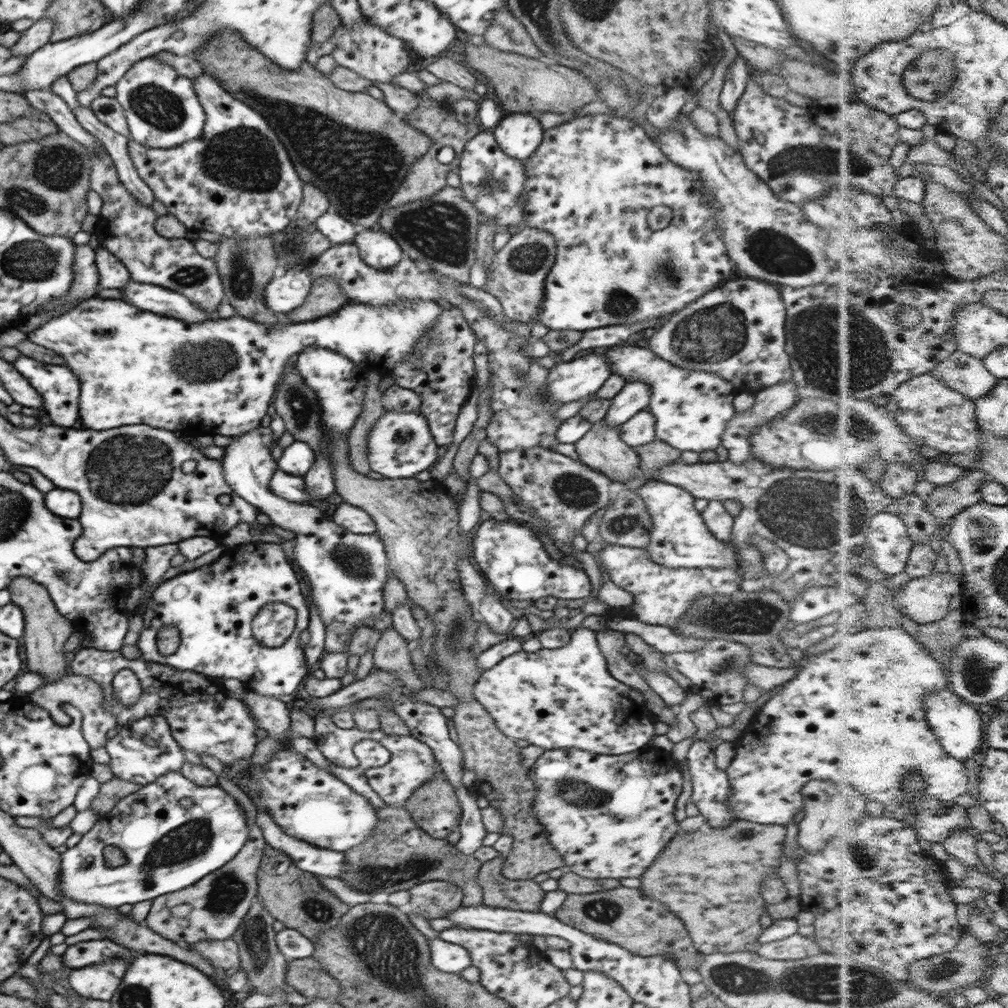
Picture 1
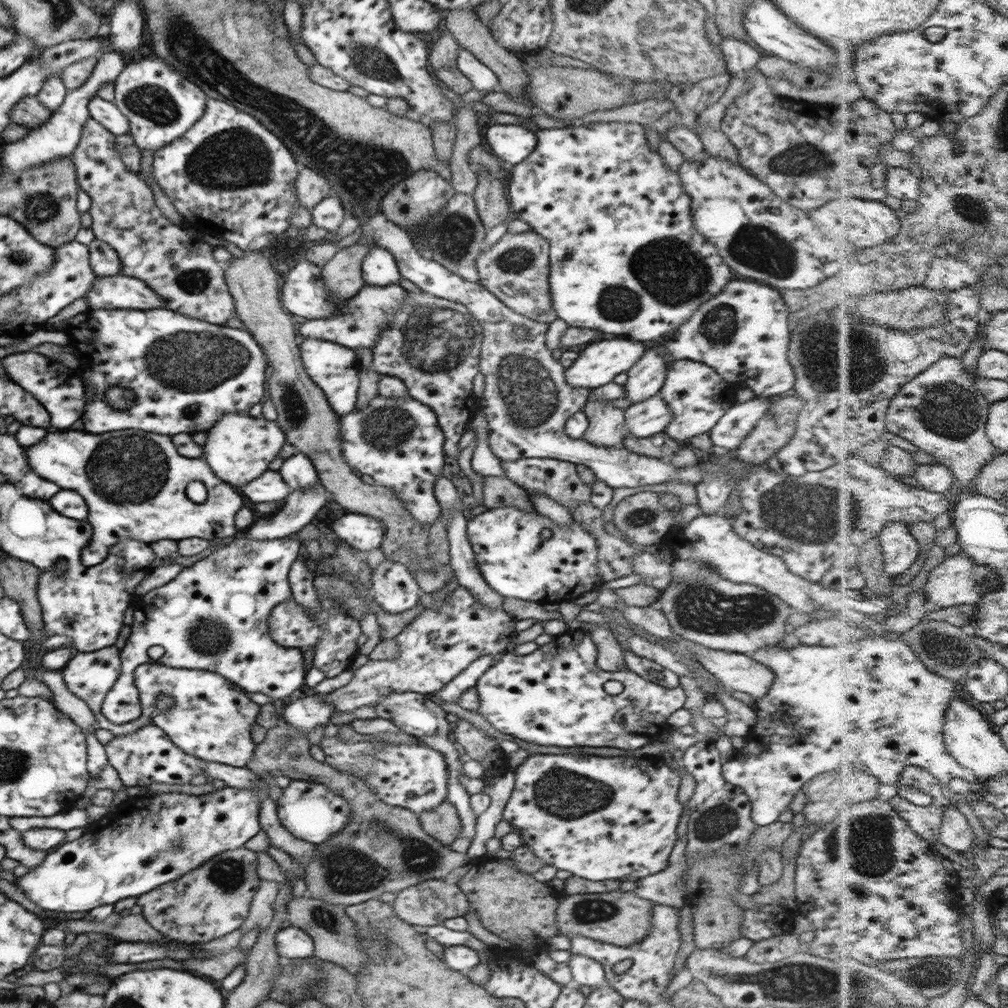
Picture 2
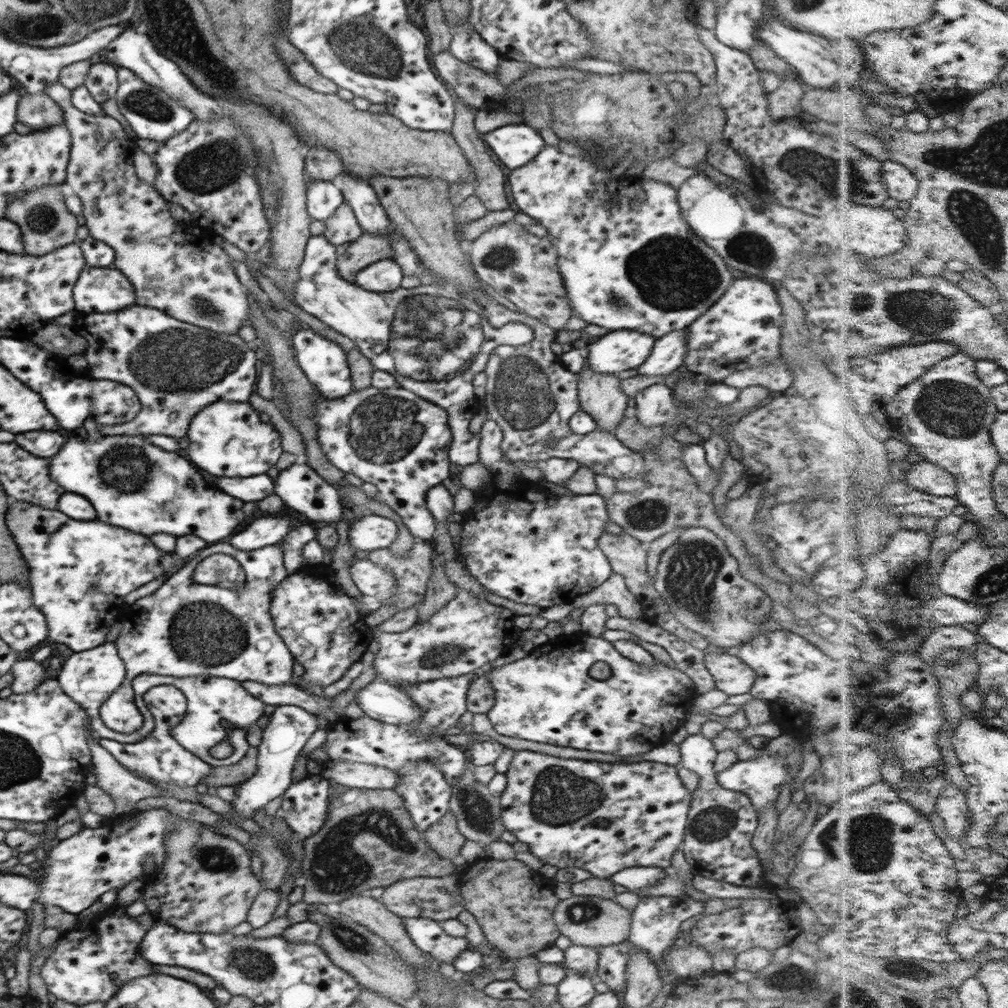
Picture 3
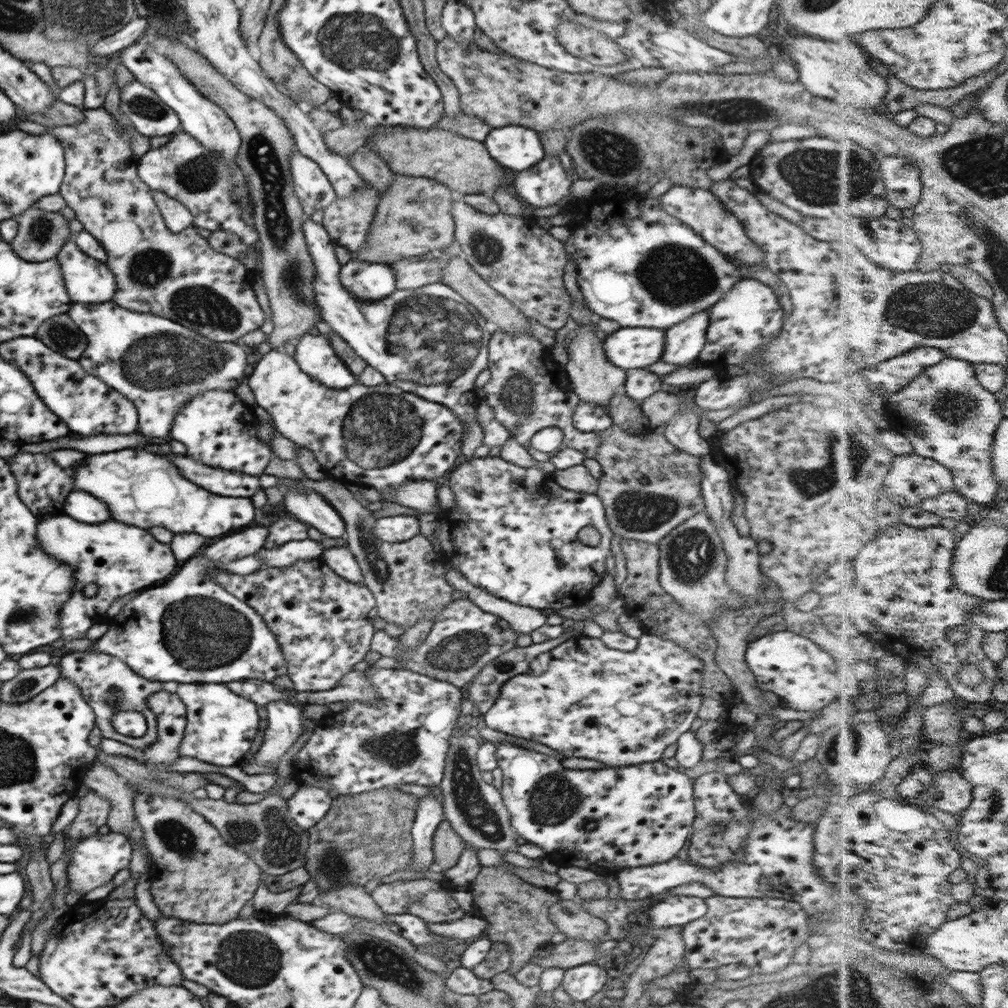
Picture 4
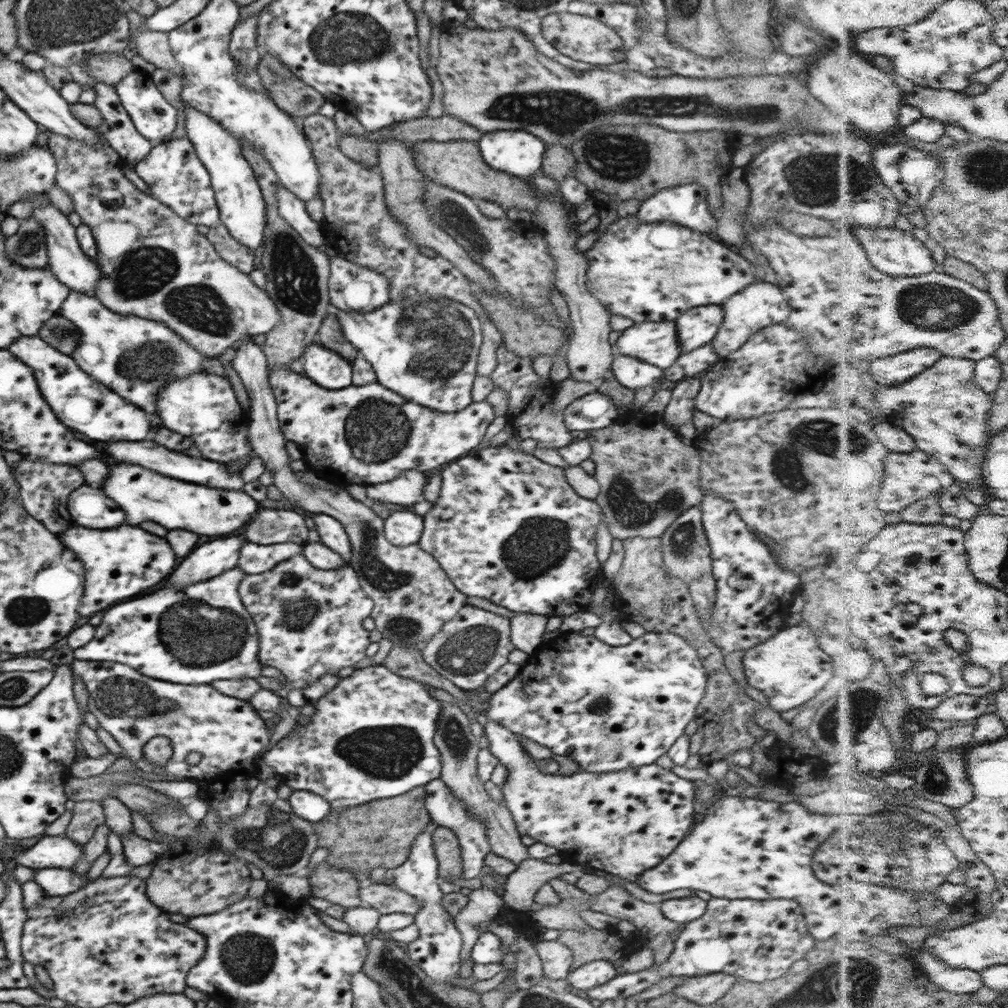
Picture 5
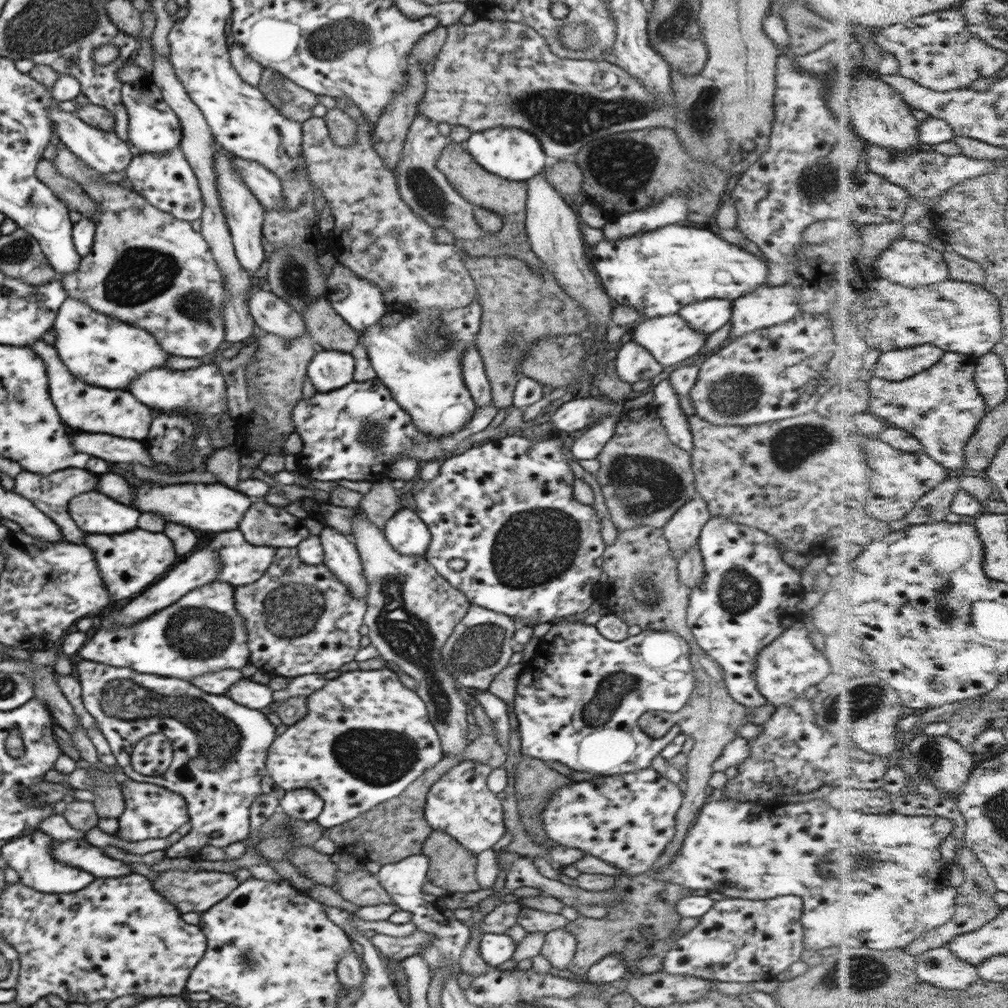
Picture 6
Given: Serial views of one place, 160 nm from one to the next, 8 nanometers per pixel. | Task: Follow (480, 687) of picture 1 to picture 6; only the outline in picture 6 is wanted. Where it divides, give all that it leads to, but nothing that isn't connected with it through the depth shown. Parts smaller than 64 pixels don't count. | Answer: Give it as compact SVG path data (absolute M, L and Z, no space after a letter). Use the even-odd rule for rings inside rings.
M564 621L563 623L552 624L550 630L546 632L546 636L542 636L541 641L534 652L534 656L525 663L521 668L521 675L517 680L517 687L514 699L514 712L519 720L519 732L521 733L521 752L536 759L560 762L564 766L568 766L573 771L592 772L592 774L601 774L603 776L612 776L616 774L626 774L638 770L648 768L659 754L674 740L677 734L681 733L678 725L673 725L671 729L661 738L654 739L647 735L638 726L638 718L648 712L648 710L664 710L664 712L678 712L685 706L686 701L690 700L693 694L697 680L693 668L691 667L690 658L693 652L690 652L690 645L686 644L687 640L680 637L678 633L670 631L654 631L644 630L636 636L629 636L622 642L613 642L603 638L600 631L594 625L587 625L580 621Z

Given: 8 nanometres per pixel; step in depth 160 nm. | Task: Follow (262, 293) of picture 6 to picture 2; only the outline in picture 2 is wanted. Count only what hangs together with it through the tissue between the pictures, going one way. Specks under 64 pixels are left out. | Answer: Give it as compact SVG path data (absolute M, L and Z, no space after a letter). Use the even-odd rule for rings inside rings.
M90 117L84 123L81 139L71 156L76 167L77 184L91 198L88 214L92 216L94 236L117 252L121 260L121 274L143 280L166 303L164 309L210 324L226 325L226 321L235 316L233 296L225 279L226 266L214 258L212 245L192 239L182 226L175 225L162 215L154 203L151 188L138 174L124 168L115 149L115 134Z

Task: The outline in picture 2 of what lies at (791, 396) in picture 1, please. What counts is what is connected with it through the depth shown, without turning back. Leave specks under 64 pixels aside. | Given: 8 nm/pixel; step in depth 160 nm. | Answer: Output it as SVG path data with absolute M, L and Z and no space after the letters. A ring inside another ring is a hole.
M757 396L754 400L731 406L709 430L713 446L737 449L770 405L764 397Z

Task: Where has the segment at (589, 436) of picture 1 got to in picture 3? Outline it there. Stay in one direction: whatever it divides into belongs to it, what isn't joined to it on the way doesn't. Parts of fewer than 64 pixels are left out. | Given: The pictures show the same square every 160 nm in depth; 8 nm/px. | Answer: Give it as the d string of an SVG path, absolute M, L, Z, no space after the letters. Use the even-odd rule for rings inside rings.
M586 360L584 366L581 368L578 377L578 396L580 401L580 408L587 412L590 416L593 416L597 422L597 434L611 434L614 432L614 426L616 428L617 424L622 420L624 414L628 413L628 399L629 396L621 389L621 380L618 379L617 374L604 374L597 373L594 369L591 369L586 365Z

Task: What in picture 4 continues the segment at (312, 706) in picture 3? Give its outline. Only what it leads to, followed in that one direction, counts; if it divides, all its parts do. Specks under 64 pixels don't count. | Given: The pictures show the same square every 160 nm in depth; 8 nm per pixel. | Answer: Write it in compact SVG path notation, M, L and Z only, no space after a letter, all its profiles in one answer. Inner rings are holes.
M258 679L232 681L225 685L236 694L254 702L257 705L267 705L277 700L293 702L293 692L280 689L272 683Z

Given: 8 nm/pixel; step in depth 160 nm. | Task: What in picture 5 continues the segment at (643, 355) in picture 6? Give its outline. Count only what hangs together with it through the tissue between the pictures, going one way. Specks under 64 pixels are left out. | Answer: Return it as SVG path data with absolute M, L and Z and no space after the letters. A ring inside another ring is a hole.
M626 355L613 358L611 372L622 386L633 392L646 386L656 387L660 378L665 374L663 369L653 364Z

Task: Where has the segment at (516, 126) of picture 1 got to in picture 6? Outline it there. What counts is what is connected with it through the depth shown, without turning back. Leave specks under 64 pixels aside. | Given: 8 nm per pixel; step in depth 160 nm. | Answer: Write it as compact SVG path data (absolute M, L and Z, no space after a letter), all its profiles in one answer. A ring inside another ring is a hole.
M494 127L473 132L463 145L474 161L487 172L511 181L527 181L543 173L546 164L550 162L540 141L533 134L519 128Z

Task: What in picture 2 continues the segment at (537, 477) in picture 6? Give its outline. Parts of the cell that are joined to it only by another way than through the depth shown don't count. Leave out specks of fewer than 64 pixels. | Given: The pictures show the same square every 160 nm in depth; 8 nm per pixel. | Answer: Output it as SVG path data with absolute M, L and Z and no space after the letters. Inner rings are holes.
M516 508L490 509L482 514L472 517L467 523L467 534L470 547L474 552L476 565L492 591L500 596L529 600L541 605L571 602L582 596L584 592L592 592L598 585L604 583L598 574L598 548L594 536L582 528L579 518L568 526L556 526L550 518L537 512L528 514ZM542 530L552 531L552 536L544 540L540 533Z

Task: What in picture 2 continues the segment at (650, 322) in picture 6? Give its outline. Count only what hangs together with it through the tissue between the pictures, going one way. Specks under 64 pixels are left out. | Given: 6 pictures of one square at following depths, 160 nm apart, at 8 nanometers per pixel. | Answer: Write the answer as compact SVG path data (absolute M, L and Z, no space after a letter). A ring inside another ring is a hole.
M613 337L610 340L590 342L579 353L574 363L565 369L567 383L574 388L594 389L614 380L617 374L627 372L632 368L645 353L649 344L642 344L630 337Z

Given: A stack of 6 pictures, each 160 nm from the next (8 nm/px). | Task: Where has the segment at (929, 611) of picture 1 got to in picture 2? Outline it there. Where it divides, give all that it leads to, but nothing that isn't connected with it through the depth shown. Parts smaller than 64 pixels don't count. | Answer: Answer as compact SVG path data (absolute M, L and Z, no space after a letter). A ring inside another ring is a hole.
M961 552L953 557L946 558L929 574L929 581L926 584L926 600L938 604L941 608L948 608L959 604L978 605L987 594L1000 589L1004 580L996 574L994 568L982 566L972 556Z

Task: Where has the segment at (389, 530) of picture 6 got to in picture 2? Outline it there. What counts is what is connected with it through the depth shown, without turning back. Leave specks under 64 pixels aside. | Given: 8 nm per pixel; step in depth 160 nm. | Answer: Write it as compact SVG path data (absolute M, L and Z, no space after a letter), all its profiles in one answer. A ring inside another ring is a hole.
M347 512L336 520L331 527L337 538L350 547L364 552L371 552L381 547L386 528L376 518L355 512Z

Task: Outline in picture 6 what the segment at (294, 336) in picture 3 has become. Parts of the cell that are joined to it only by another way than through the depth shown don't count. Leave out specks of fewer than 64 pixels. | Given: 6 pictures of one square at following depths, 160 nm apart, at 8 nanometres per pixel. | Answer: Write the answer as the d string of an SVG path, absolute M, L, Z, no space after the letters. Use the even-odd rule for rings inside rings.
M317 351L307 366L307 376L317 392L345 387L353 381L355 360L351 353Z

